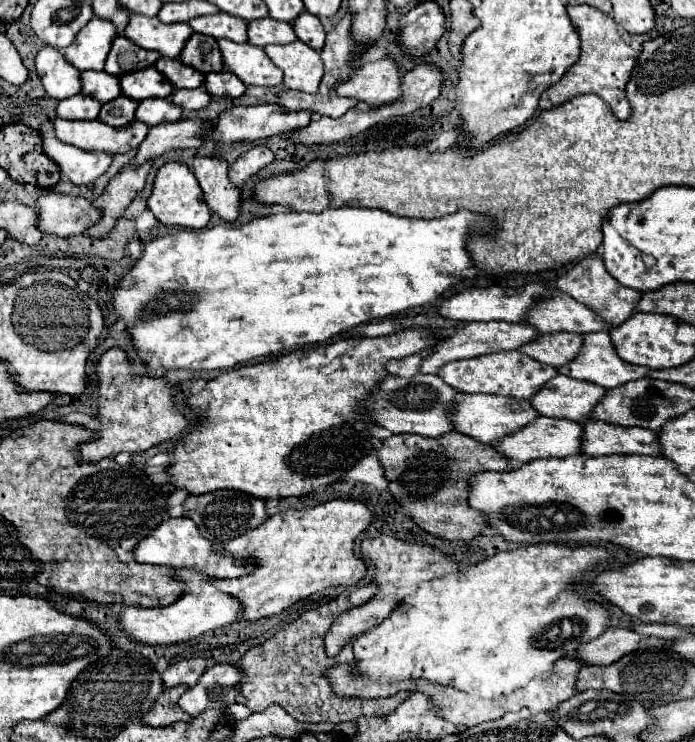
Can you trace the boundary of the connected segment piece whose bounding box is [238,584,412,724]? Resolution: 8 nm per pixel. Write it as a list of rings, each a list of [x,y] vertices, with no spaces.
[[[374,584],[346,590],[336,600],[304,612],[298,620],[290,622],[278,634],[268,638],[264,644],[248,650],[238,662],[238,668],[246,672],[246,678],[238,686],[242,692],[238,702],[248,706],[252,712],[266,710],[270,704],[280,704],[292,718],[308,724],[318,724],[318,722],[338,724],[338,722],[354,720],[358,716],[384,716],[396,710],[396,706],[404,702],[412,692],[404,690],[396,696],[370,698],[370,700],[336,698],[336,694],[332,694],[332,684],[328,682],[328,674],[326,674],[332,666],[342,662],[356,662],[356,658],[352,654],[352,642],[348,642],[336,658],[330,658],[324,650],[324,636],[328,634],[330,626],[336,622],[340,614],[366,604],[370,598],[374,598],[376,590],[378,588]]]

